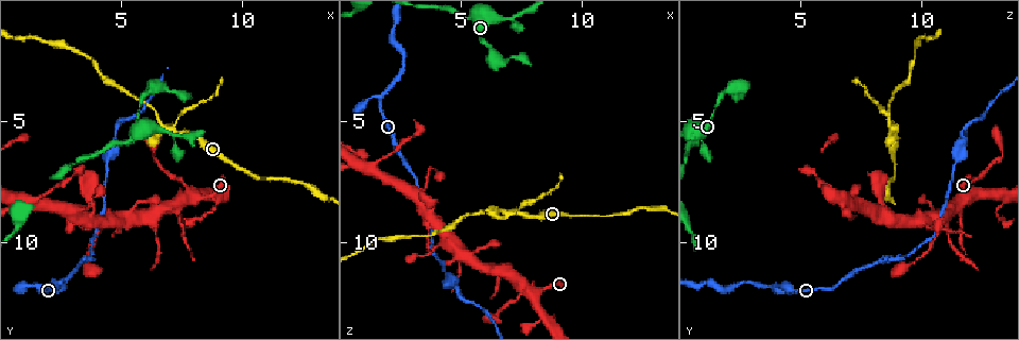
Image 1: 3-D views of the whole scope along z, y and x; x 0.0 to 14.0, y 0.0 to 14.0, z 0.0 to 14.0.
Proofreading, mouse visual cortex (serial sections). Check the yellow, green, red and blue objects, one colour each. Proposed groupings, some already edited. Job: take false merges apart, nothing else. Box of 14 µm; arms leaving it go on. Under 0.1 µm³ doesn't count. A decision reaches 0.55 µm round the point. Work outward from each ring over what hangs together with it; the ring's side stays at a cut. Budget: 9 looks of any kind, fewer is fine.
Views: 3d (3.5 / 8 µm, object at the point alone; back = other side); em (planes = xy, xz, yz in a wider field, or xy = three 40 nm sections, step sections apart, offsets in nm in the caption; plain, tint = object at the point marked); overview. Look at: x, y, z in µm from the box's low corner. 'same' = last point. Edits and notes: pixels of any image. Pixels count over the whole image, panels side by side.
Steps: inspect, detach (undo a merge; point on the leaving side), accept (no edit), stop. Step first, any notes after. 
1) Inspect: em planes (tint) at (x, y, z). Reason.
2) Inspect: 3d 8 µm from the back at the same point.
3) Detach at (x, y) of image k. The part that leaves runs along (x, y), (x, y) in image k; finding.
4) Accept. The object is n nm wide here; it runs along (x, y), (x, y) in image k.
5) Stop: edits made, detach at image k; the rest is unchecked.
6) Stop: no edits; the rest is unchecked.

Inspect: 3d 8 µm from the back at (6.4, 6.1, 13.3). Abrupt turn.

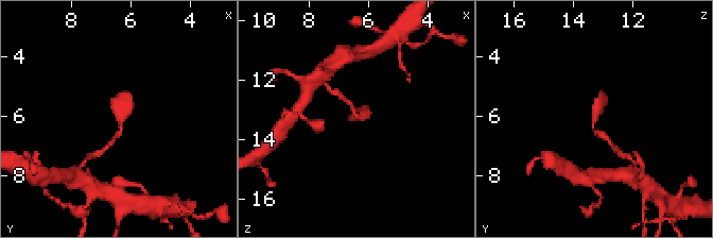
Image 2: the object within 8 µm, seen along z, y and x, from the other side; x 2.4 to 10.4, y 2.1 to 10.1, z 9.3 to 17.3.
Inspect: 3d 3.5 µm at (6.3, 6.0, 13.3). Closer look.

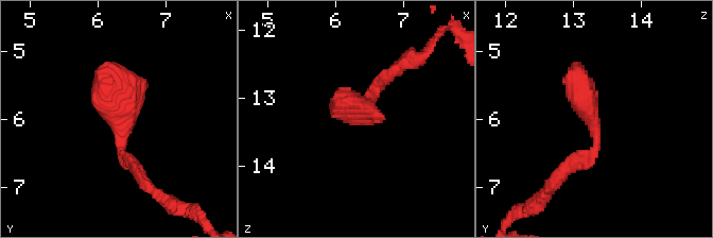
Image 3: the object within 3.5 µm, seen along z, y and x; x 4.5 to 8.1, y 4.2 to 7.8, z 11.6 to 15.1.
Accept. It runs along (561, 175), (596, 147), (580, 62) in image 3; all the same cell.

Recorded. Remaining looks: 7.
Inspect: 3d 3.5 µm at (6.9, 5.3, 8.7). Branch point.

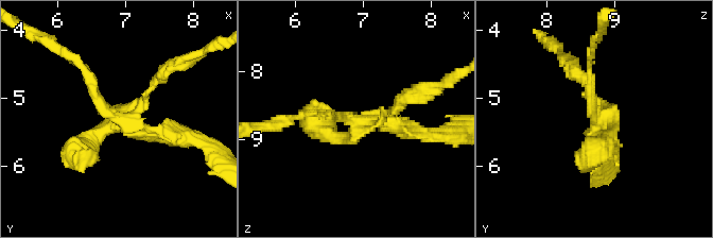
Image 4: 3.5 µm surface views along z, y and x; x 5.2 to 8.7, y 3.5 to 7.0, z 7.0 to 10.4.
Inspect: em xy step 2 (tint) at (6.95, 5.30, 8.75).

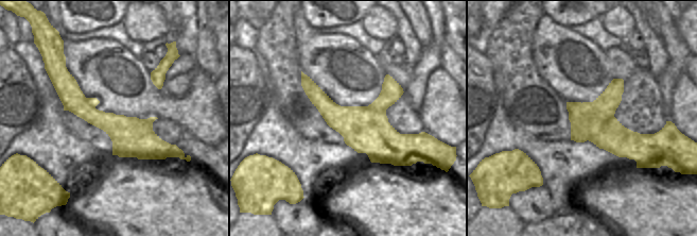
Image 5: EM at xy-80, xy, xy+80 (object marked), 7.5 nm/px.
Detach at (581, 79) of image 4. The part that leaves runs along (111, 125), (85, 141), (72, 165) in image 4; a second cell is stuck on.

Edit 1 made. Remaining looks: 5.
Inspect: 3d 3.5 µm at (4.8, 8.9, 10.7). Thick turns thin.

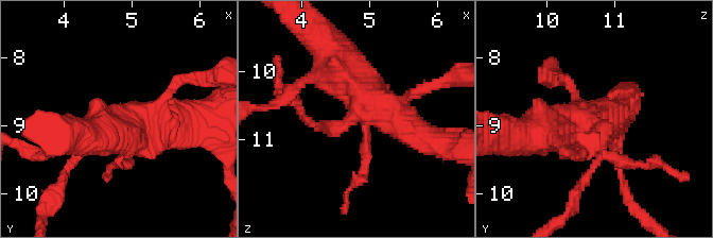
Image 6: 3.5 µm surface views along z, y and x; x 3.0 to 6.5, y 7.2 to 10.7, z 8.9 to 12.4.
Inspect: em xy step 5 (tint) at (4.80, 8.95, 10.60). Now the EM.

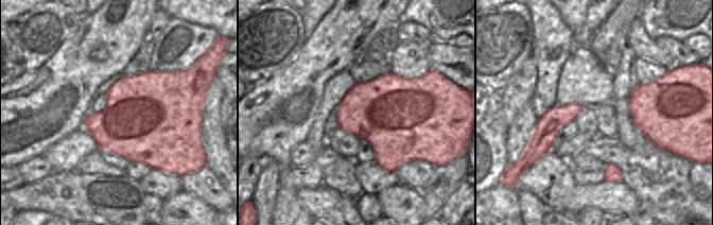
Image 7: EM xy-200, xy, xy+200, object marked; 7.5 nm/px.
Accept. The object is 550 nm wide here; it runs along (430, 140), (370, 100), (325, 51) in image 6; one cell here.

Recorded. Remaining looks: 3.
Inspect: 3d 8 µm from the back at (4.7, 5.9, 11.7). Sudden change in width.

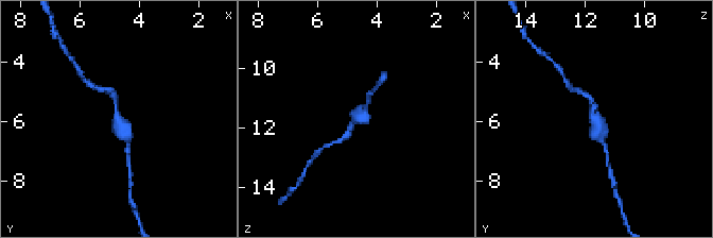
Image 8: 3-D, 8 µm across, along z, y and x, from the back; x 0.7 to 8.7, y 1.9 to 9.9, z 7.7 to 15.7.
Inspect: em xy step 1 (tint) at (4.8, 5.9, 11.7). The arms are 200, 350 nm wide; shape alone is not enough.

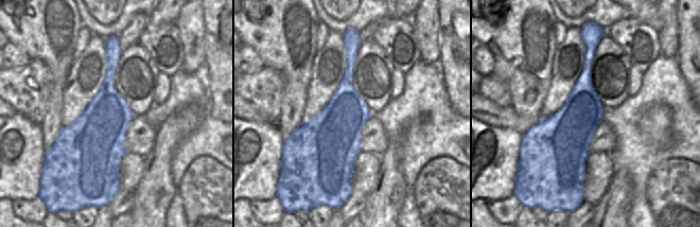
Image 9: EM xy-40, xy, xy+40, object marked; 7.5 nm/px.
Accept. It runs along (602, 142), (595, 105), (581, 94) in image 8; all the same cell.

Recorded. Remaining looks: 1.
Stop: edits made, detach at image 4; the rest is unchecked.

